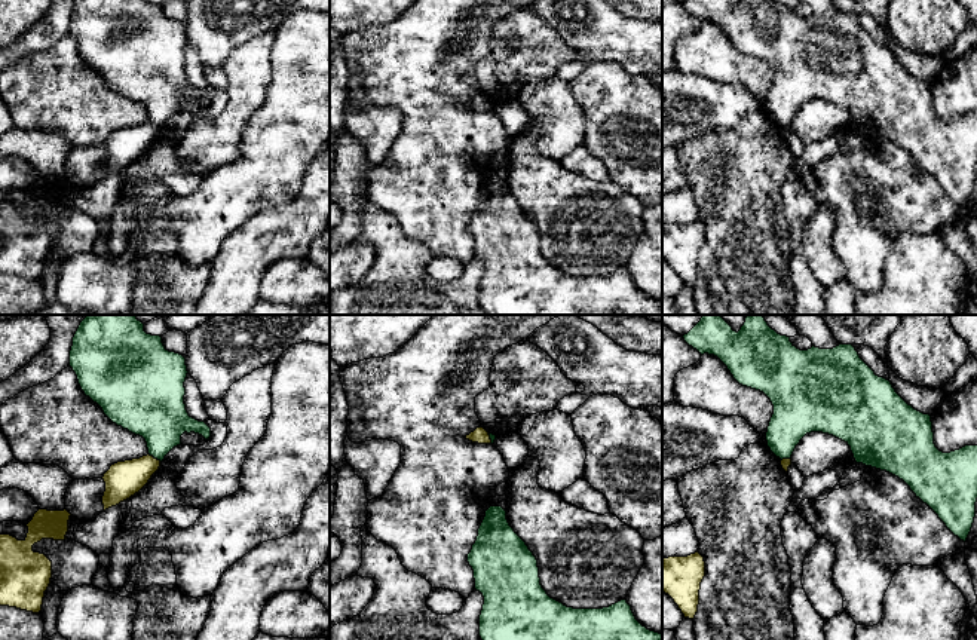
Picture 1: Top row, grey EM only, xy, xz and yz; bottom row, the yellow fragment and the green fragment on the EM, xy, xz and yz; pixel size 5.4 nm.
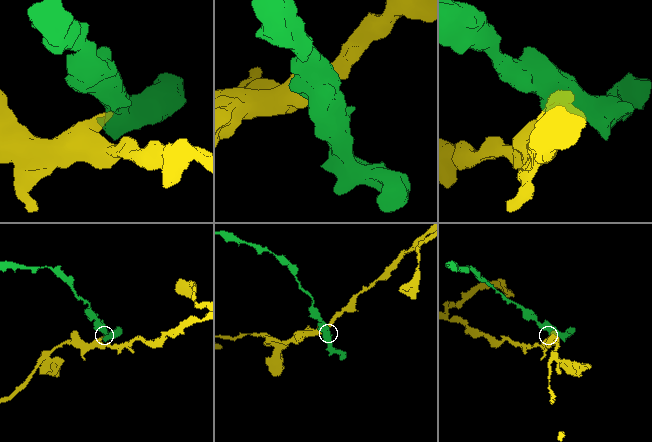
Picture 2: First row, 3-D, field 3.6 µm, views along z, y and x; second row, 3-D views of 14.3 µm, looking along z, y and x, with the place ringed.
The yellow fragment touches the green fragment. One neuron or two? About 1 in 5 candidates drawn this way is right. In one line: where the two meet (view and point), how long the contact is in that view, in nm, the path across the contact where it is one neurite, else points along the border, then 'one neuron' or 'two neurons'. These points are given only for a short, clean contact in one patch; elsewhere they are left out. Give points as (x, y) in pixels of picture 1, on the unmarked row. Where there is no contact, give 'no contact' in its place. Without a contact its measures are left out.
xy (153, 125) | 80 nm | along xy (149, 121), (161, 128) | two neurons

